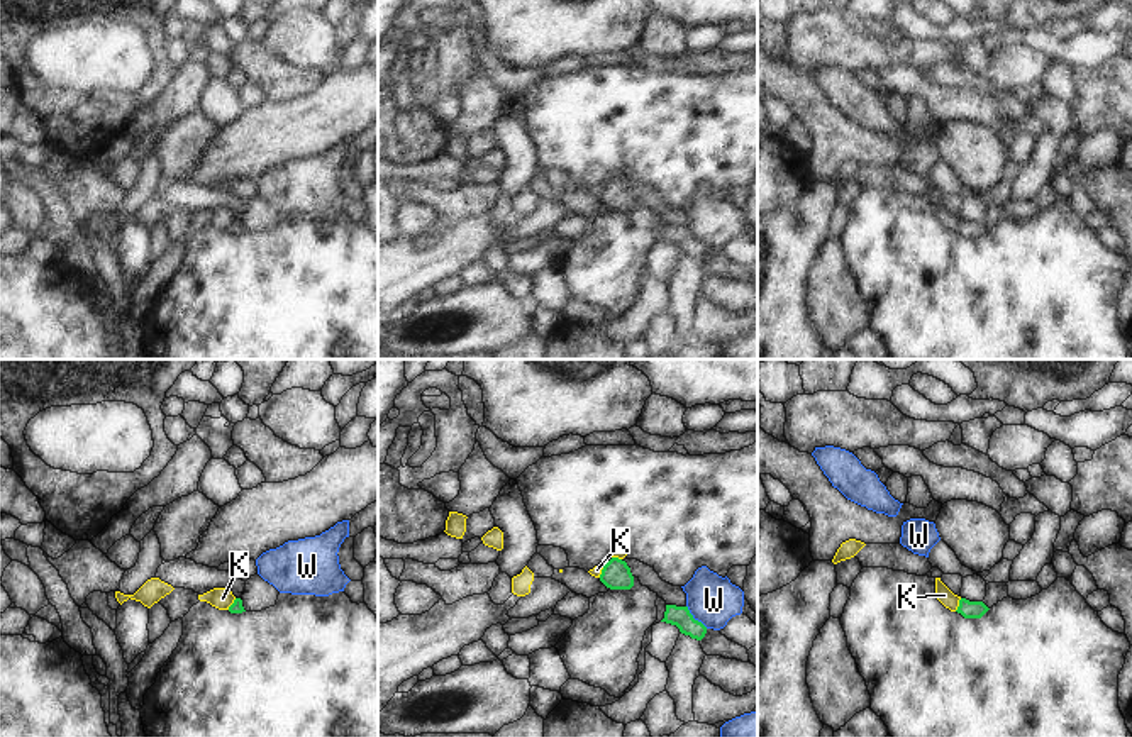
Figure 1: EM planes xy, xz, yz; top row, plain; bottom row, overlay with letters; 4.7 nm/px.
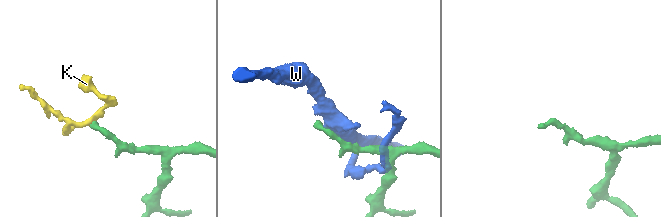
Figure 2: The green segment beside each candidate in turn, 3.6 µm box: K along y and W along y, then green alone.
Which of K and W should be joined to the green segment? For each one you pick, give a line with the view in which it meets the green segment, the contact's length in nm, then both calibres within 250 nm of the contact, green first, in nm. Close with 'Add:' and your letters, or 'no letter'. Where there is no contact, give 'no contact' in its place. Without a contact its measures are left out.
Add: no letter

